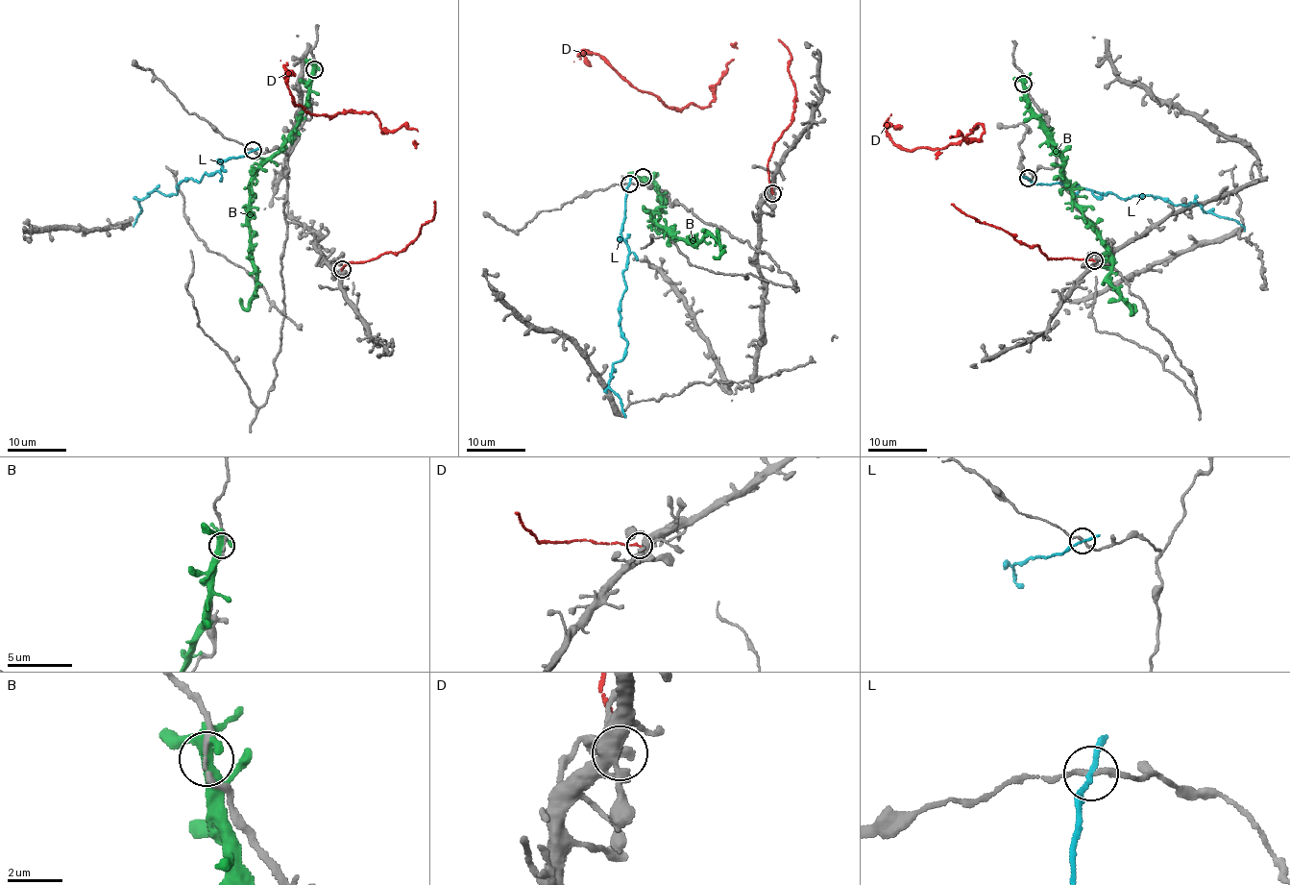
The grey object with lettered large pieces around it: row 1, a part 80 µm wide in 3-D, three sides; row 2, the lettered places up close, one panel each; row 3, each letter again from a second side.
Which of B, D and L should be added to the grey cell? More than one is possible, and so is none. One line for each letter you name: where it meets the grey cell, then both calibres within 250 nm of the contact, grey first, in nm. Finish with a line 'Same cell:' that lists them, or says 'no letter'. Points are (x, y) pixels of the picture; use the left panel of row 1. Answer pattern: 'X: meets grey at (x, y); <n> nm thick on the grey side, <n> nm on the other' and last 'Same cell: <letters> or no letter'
Same cell: no letter

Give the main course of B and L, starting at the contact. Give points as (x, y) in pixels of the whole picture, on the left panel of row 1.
B: (315, 69), (310, 94), (291, 137), (259, 168), (250, 188), (247, 219), (256, 283), (246, 308), (239, 298)
L: (253, 150), (200, 181), (178, 183), (174, 195), (151, 192), (137, 201), (133, 226)

